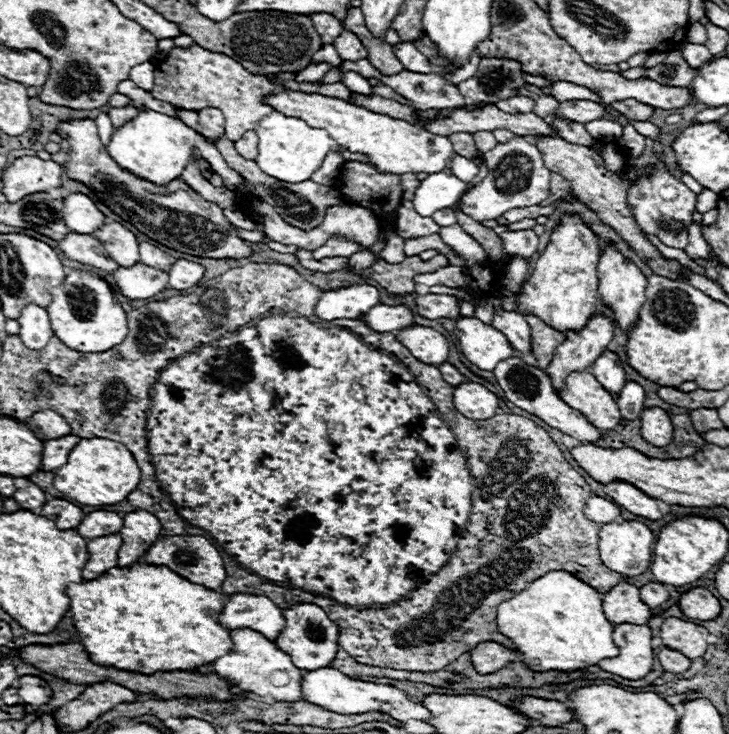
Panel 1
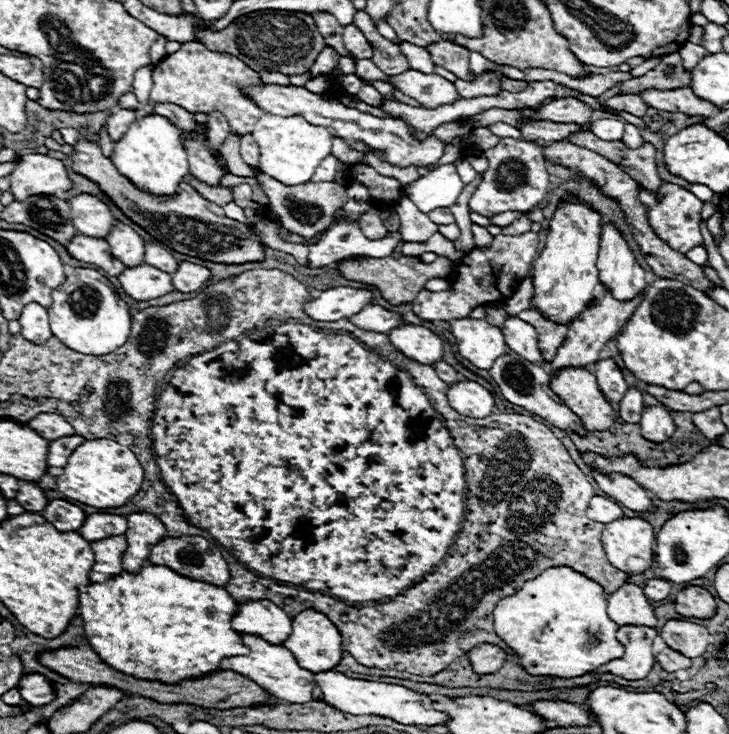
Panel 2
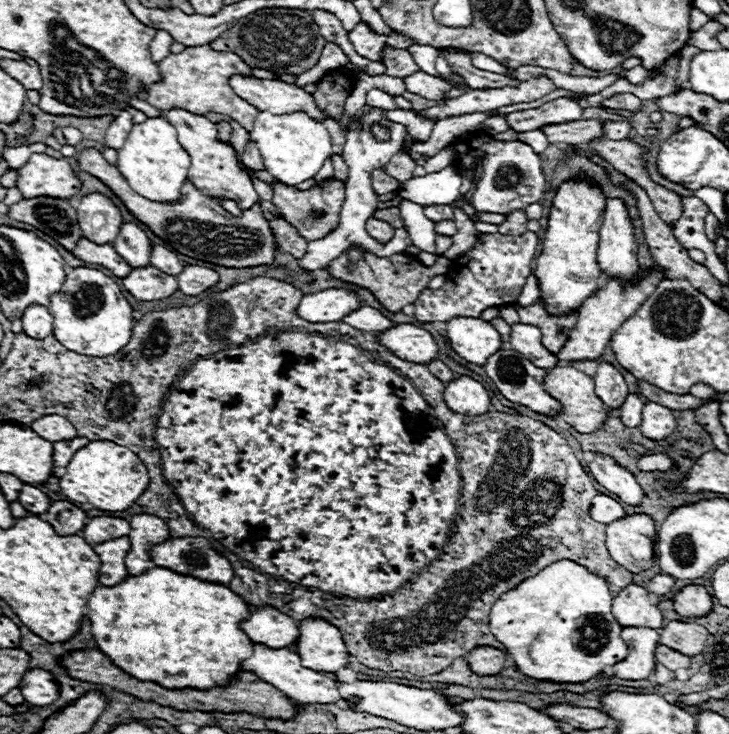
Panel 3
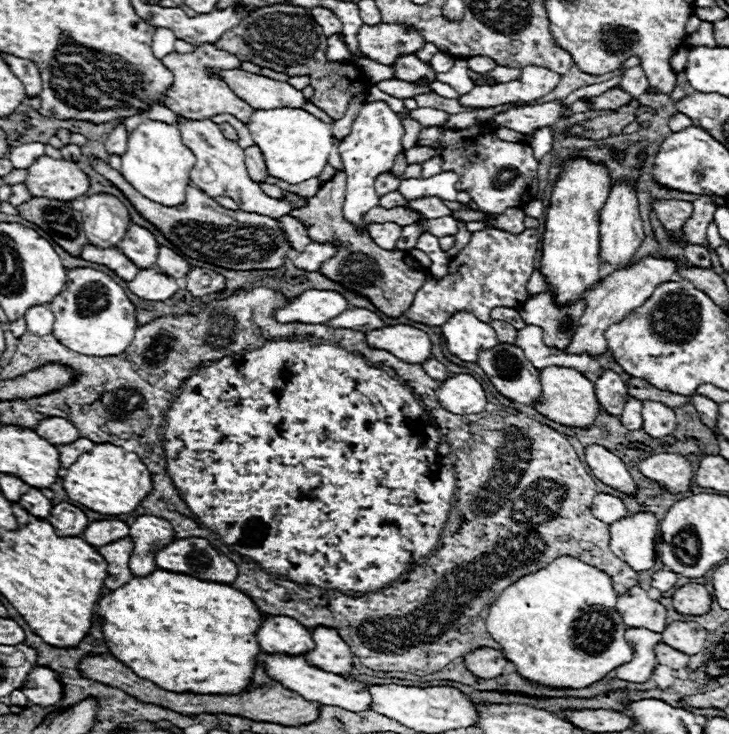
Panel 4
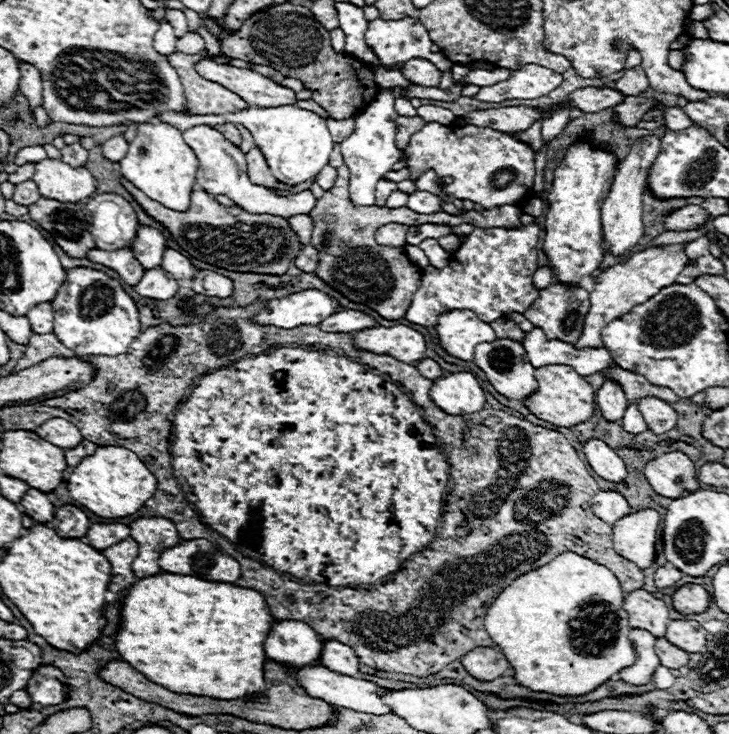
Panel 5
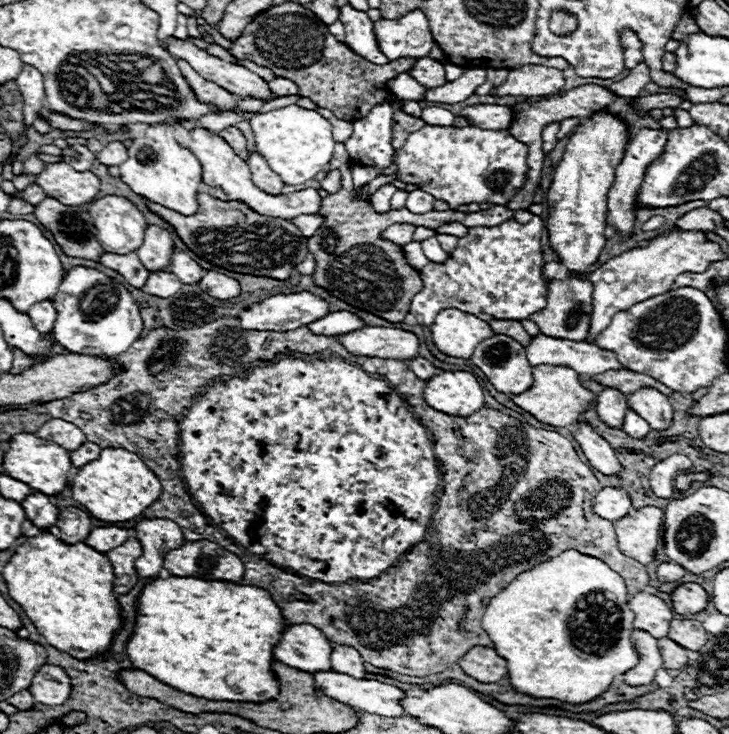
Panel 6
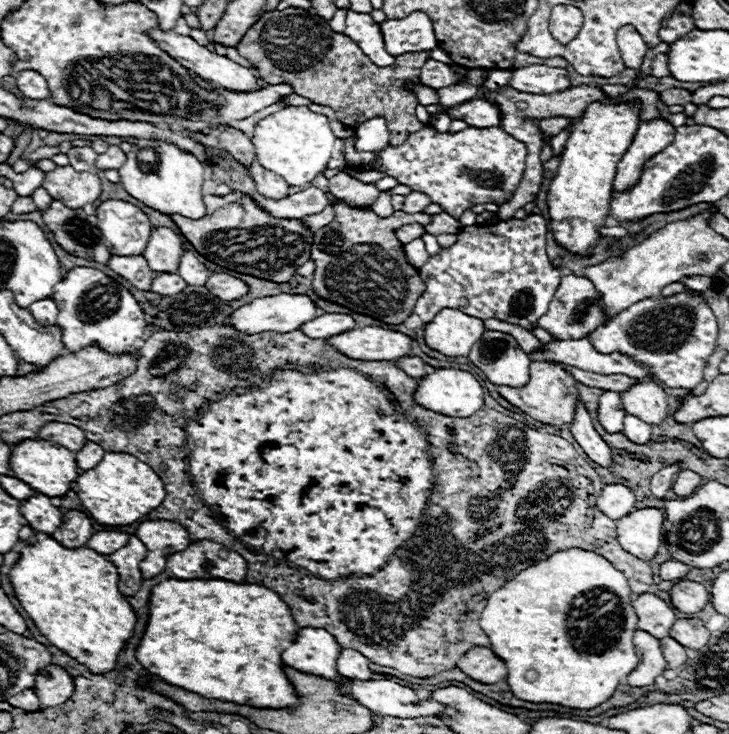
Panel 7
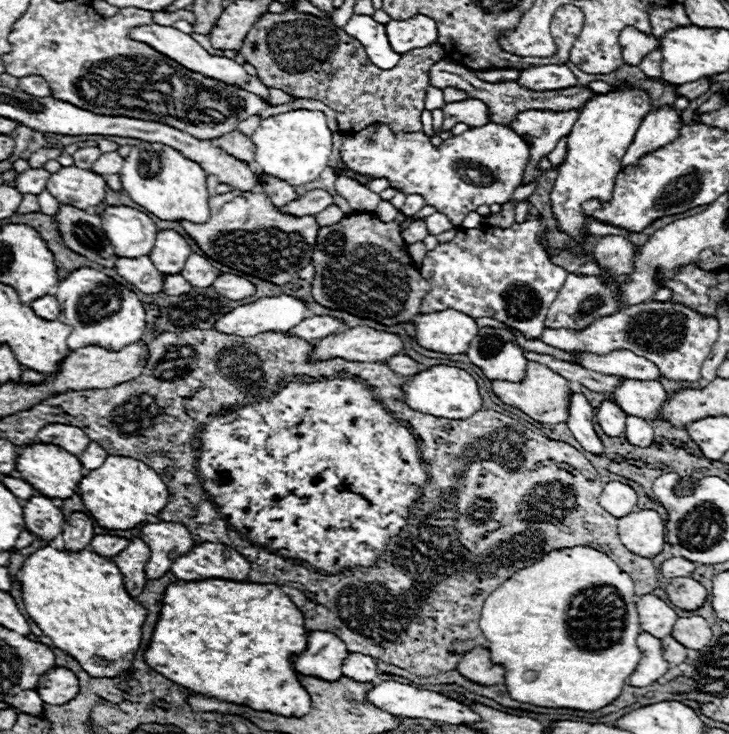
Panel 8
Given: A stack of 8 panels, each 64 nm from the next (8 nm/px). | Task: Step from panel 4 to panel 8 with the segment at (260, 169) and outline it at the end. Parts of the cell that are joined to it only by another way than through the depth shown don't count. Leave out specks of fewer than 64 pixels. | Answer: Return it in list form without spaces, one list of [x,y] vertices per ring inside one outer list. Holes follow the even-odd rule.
[[[258,172],[258,178],[260,178],[260,188],[274,206],[284,206],[286,202],[294,200],[298,194],[294,192],[292,186],[288,186],[284,180],[280,178],[272,178],[270,174],[264,174],[264,172]]]

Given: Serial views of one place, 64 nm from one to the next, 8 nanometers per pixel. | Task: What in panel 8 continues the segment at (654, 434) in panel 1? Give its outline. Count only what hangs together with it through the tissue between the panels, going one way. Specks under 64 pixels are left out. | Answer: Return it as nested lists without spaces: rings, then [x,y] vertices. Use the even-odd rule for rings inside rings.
[[[624,380],[614,392],[608,394],[618,406],[630,414],[644,420],[658,420],[660,408],[666,400],[666,392],[660,382],[652,380]]]

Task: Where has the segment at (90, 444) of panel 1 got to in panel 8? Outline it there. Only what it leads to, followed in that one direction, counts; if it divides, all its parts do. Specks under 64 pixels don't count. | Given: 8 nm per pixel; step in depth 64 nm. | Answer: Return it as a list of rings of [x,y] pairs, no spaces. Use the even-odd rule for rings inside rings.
[[[108,456],[98,470],[88,472],[80,480],[78,490],[82,504],[96,524],[110,530],[130,530],[136,524],[146,522],[146,516],[156,516],[170,496],[166,484],[150,466],[128,456]]]

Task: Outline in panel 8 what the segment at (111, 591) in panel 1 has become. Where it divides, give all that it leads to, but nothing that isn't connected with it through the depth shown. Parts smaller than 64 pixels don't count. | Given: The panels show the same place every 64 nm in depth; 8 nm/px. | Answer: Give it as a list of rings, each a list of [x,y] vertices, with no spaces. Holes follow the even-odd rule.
[[[198,580],[168,584],[162,596],[160,616],[152,632],[152,640],[144,650],[144,662],[190,692],[224,698],[224,702],[240,702],[254,710],[270,710],[274,714],[304,716],[310,710],[308,692],[300,686],[296,670],[288,662],[290,654],[302,652],[306,646],[304,616],[294,602],[276,584],[252,584],[232,580]]]

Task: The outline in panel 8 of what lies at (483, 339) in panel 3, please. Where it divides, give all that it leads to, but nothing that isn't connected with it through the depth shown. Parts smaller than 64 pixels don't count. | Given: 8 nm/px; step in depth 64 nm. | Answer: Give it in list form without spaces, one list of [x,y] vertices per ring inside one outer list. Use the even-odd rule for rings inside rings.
[[[452,308],[434,314],[422,314],[416,322],[418,344],[442,354],[466,354],[476,334],[476,320]]]

